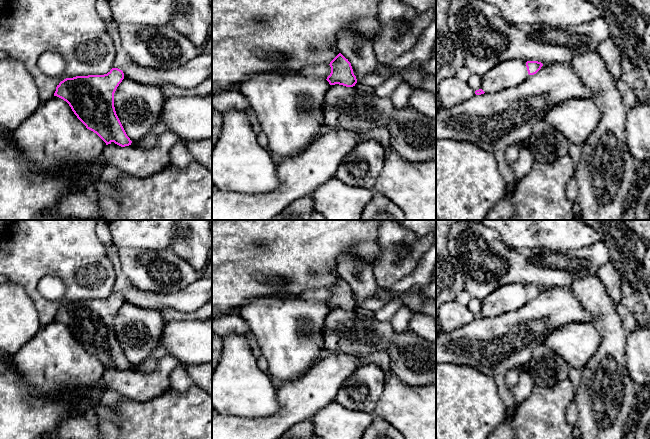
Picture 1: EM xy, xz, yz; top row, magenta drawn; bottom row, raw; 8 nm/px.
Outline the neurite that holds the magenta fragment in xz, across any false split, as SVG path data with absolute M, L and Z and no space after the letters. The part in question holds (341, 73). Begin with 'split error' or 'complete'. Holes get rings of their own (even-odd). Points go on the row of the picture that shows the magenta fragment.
split error; M339 53L331 62L331 73L327 77L330 85L343 85L346 87L355 87L363 94L375 94L375 89L368 85L359 83L353 73L351 63L341 53Z

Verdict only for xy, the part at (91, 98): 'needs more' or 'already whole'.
needs more

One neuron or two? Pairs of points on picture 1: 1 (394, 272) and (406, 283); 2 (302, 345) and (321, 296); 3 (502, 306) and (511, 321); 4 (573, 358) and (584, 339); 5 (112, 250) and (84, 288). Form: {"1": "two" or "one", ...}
{"1": "two", "2": "two", "3": "two", "4": "one", "5": "two"}

